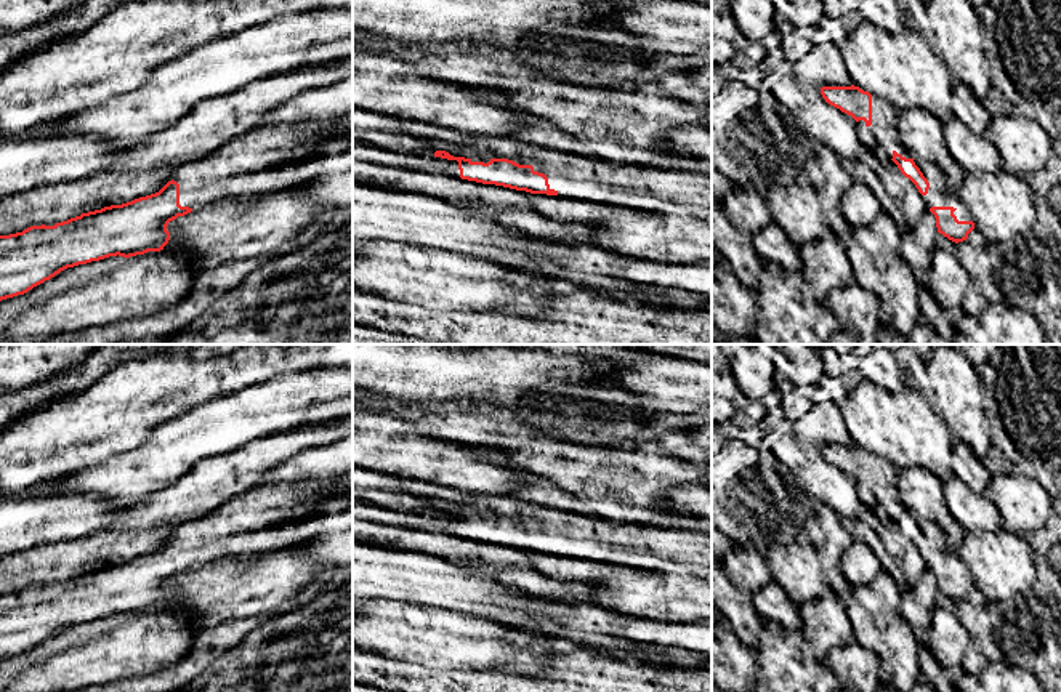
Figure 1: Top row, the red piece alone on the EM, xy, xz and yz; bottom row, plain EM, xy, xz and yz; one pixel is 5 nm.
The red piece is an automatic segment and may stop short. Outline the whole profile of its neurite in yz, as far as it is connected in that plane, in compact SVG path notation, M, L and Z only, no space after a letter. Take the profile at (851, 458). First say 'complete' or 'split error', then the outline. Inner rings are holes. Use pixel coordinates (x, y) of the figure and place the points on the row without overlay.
complete; M822 445L821 453L830 465L851 474L856 481L872 484L872 453L859 445Z

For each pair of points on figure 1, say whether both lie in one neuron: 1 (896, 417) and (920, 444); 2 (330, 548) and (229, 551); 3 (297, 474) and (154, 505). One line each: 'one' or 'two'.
1: one
2: one
3: two

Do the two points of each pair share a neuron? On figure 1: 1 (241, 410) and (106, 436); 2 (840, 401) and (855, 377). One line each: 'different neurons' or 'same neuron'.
1: different neurons
2: same neuron

